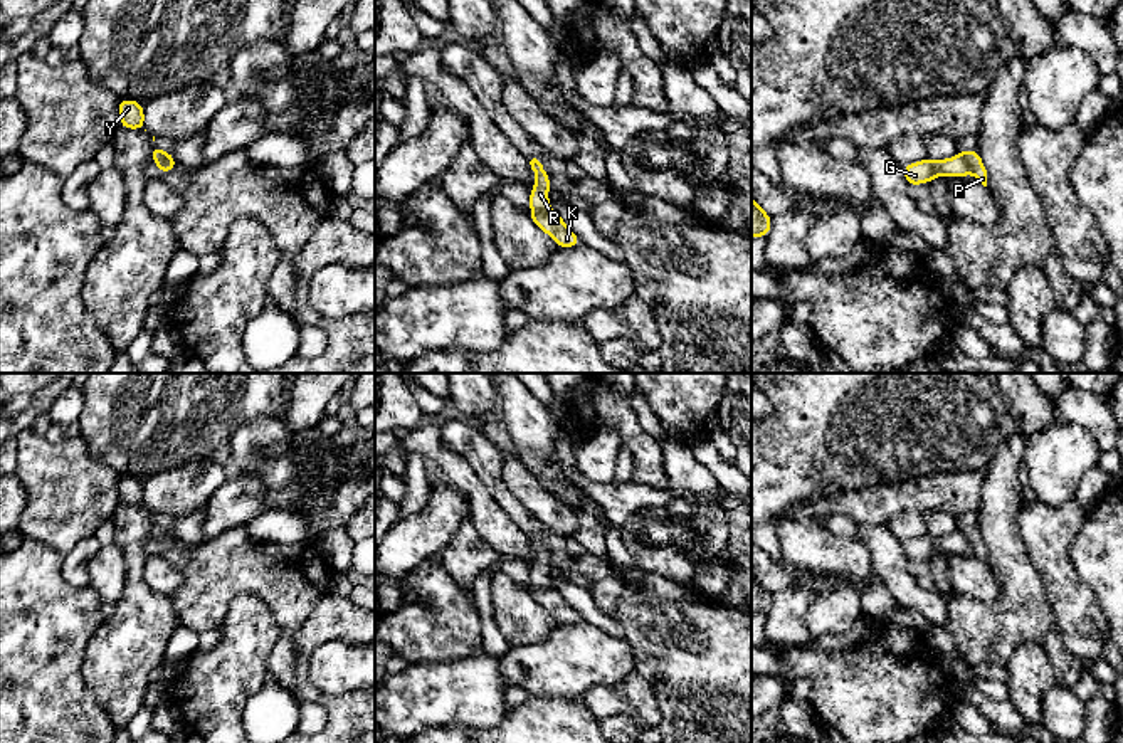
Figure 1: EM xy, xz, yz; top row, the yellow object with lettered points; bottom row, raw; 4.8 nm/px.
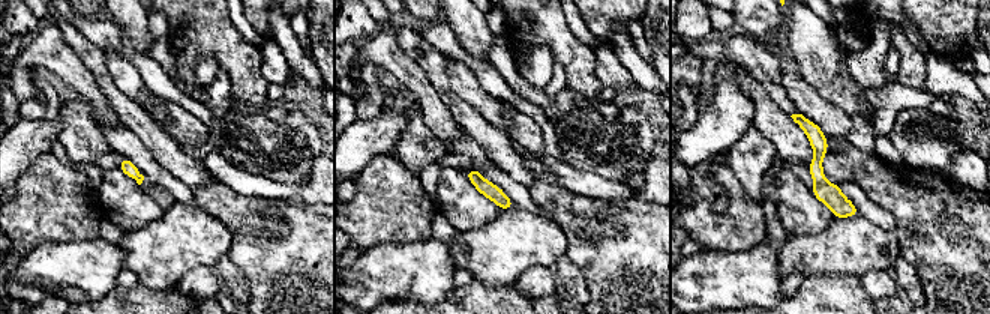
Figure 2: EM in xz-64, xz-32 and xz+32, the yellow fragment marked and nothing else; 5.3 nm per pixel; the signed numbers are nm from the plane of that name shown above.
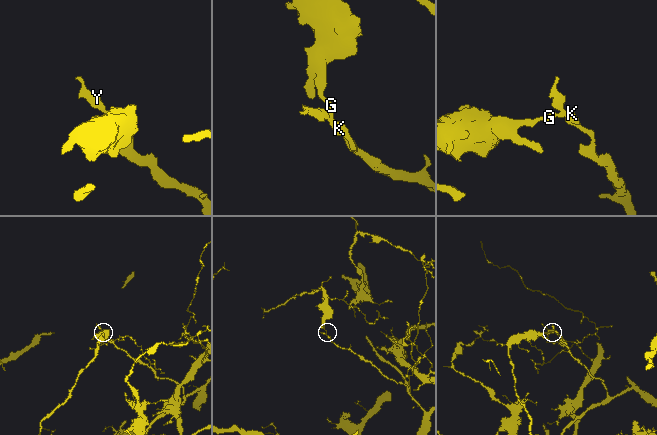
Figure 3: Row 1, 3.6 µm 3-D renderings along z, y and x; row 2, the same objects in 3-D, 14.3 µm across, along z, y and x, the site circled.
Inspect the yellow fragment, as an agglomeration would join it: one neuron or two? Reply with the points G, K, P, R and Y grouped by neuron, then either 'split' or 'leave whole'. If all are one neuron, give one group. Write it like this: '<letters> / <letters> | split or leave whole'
G R / K P Y | split

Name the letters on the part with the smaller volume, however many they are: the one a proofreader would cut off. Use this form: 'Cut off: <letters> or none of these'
Cut off: K, P, Y

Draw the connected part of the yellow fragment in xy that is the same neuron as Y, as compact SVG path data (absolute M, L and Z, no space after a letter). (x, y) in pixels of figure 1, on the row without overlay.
M119 476L118 479L119 503L128 506L145 506L143 481L134 476Z

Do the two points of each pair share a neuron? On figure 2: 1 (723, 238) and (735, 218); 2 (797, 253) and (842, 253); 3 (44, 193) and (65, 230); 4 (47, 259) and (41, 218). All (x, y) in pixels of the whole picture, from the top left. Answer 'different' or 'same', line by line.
1: same
2: same
3: same
4: different

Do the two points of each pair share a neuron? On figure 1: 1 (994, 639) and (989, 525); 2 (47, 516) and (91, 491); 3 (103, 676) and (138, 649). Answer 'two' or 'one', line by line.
1: one
2: one
3: one

